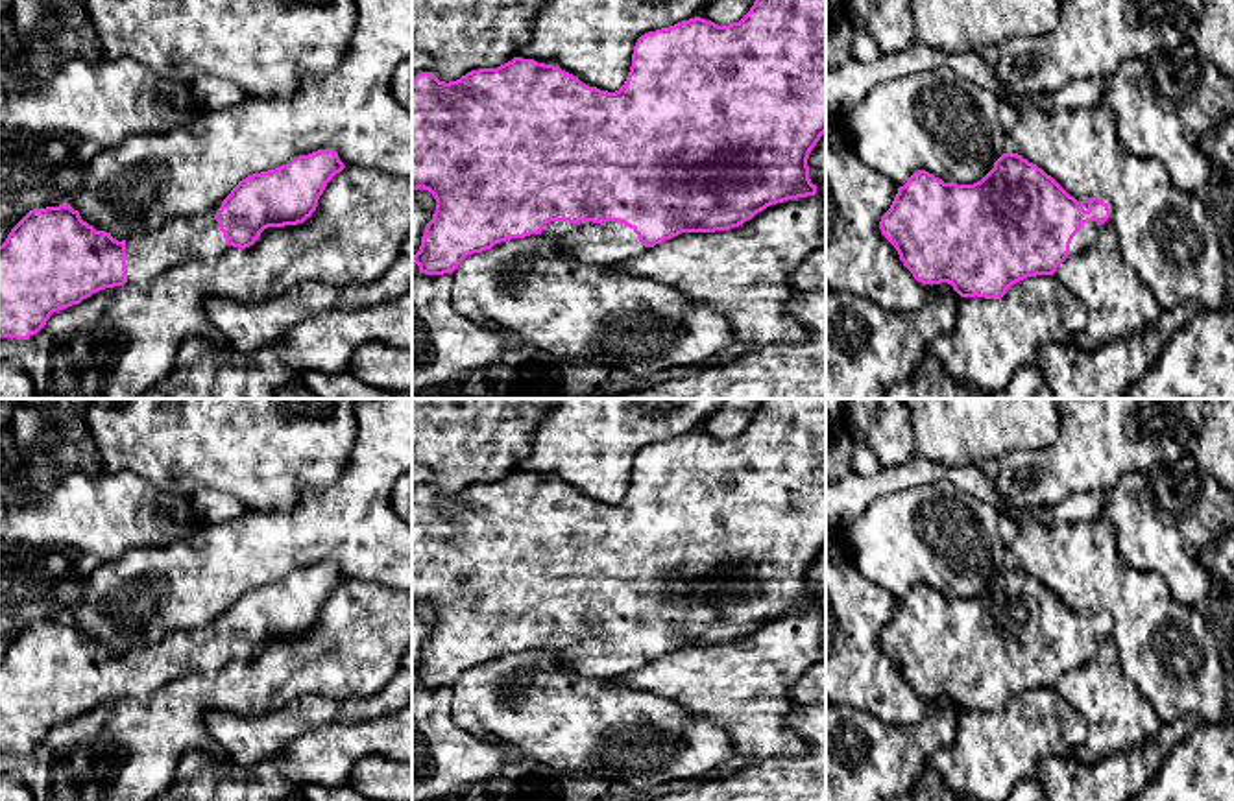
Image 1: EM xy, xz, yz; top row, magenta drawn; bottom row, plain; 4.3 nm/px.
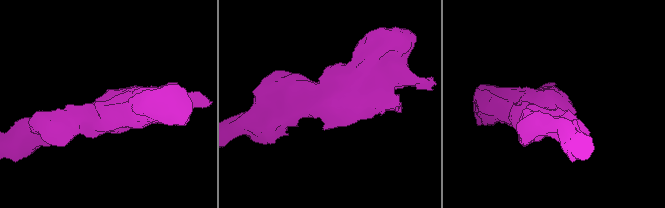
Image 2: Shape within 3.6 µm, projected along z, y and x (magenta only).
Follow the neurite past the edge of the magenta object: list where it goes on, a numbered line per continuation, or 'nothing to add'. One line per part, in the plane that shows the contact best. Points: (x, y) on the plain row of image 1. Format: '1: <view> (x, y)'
1: xy (170, 656)
2: xz (604, 657)
3: yz (1088, 645)

